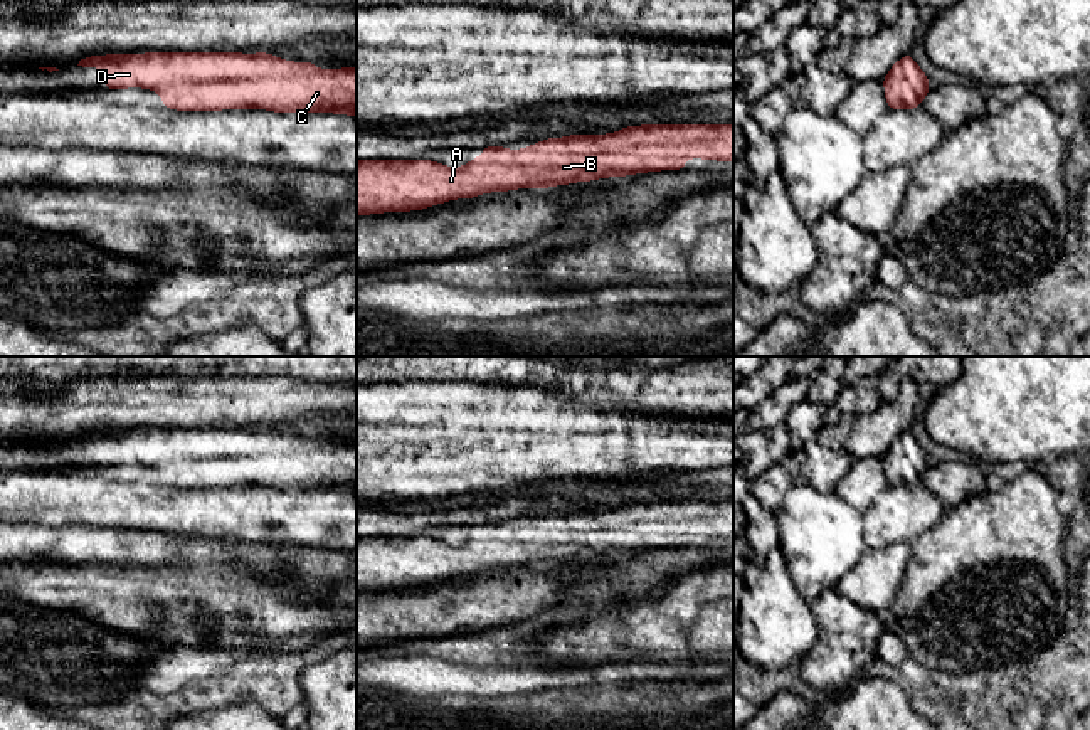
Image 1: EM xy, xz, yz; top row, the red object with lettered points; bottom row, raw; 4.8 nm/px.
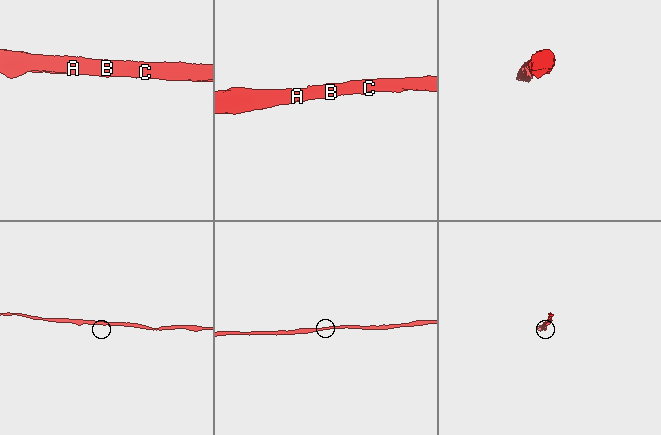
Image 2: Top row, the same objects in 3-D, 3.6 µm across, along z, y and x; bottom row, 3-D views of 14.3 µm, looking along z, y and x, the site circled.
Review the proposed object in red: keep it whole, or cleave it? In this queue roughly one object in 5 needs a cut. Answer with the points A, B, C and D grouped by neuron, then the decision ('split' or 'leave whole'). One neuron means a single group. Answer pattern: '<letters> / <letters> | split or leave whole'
A B C D | leave whole

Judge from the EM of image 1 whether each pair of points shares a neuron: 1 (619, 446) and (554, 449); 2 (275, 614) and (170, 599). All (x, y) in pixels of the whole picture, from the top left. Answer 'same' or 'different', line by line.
1: same
2: same

